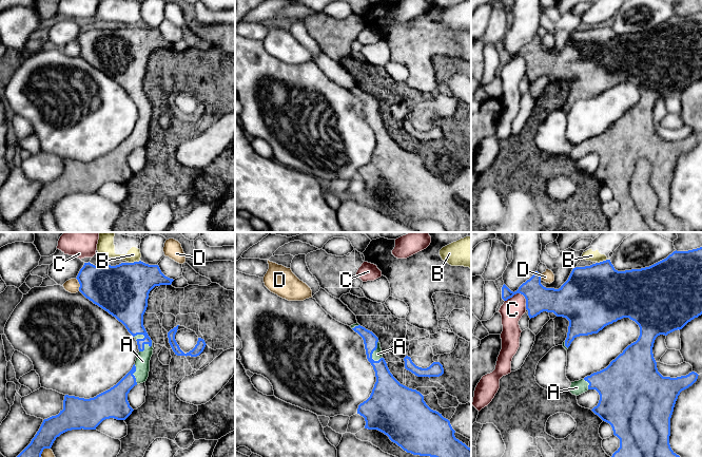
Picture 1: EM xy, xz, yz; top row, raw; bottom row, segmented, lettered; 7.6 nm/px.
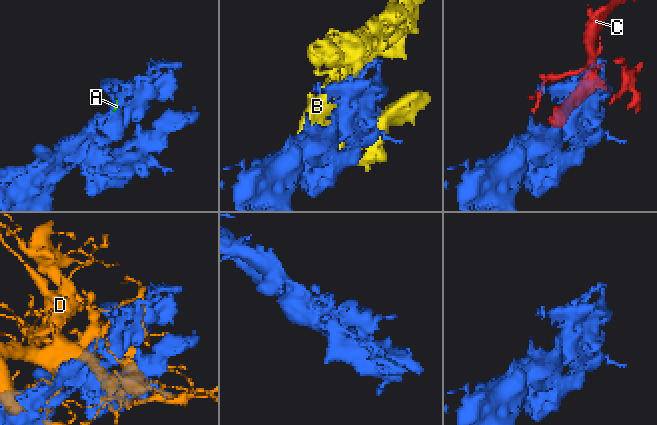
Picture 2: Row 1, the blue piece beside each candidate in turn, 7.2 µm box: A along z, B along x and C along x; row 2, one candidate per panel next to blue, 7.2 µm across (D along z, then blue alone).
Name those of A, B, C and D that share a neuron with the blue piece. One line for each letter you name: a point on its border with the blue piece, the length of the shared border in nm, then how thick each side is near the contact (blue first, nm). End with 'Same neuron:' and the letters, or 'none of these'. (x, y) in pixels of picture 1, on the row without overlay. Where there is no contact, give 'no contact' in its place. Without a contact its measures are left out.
A: contact xz (373, 114); length 160 nm; calibres 140 and 70 nm
Same neuron: A

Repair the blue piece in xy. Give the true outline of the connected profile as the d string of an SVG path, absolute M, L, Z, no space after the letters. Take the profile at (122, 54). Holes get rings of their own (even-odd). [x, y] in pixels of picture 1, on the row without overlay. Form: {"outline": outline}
{"outline": "M141 24L116 30L95 30L90 25L84 26L76 42L80 47L79 55L86 62L125 90L137 104L139 116L132 133L110 153L90 163L65 158L63 173L58 178L44 183L31 207L13 223L15 232L46 232L41 221L43 213L51 212L56 202L67 194L96 193L103 184L110 182L125 184L134 174L128 165L128 157L135 149L145 146L149 140L150 123L154 113L153 104L143 90L149 57L155 50L171 49L174 43L165 40L158 28L149 28Z"}

